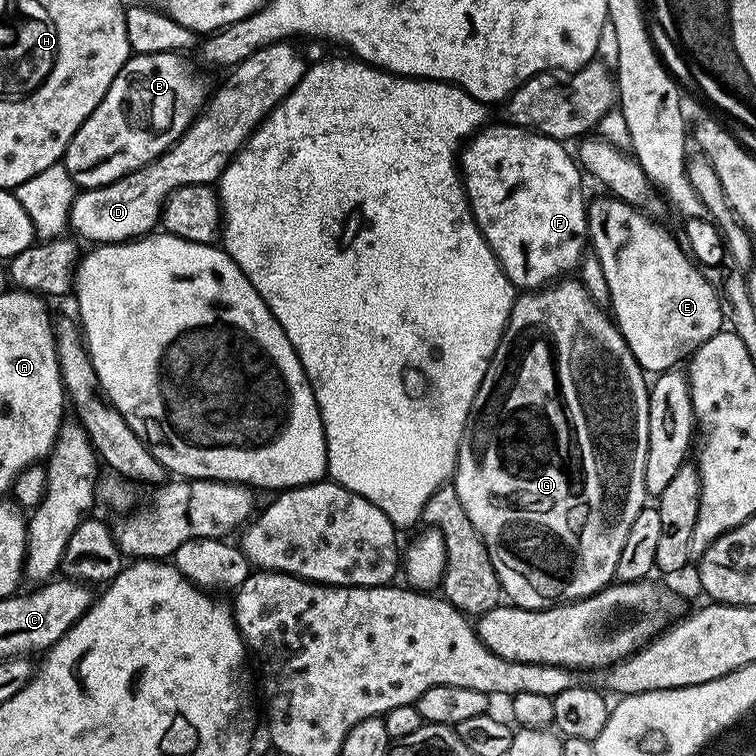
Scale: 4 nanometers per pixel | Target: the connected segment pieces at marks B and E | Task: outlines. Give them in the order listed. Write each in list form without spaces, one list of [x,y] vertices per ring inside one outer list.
[[[179,51],[128,57],[102,102],[82,122],[64,151],[62,163],[77,189],[106,186],[128,176],[180,141],[210,99],[207,82],[183,58]]]
[[[603,194],[587,205],[588,240],[591,251],[602,262],[606,274],[606,286],[610,286],[610,312],[620,329],[622,338],[634,354],[641,368],[648,374],[659,374],[683,365],[692,353],[702,346],[715,332],[721,331],[725,323],[720,308],[721,297],[717,285],[711,284],[703,276],[701,269],[690,259],[689,253],[676,245],[676,240],[668,232],[663,232],[652,220],[643,216],[624,200],[611,194]]]

